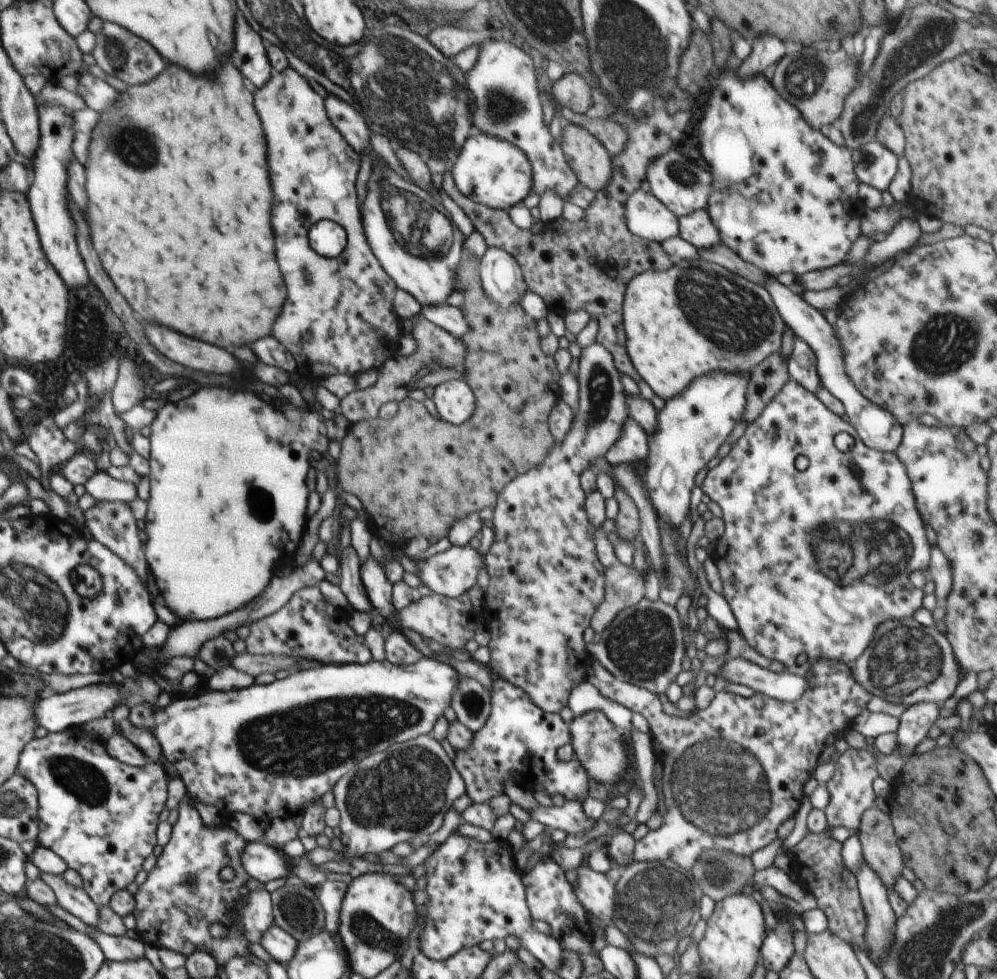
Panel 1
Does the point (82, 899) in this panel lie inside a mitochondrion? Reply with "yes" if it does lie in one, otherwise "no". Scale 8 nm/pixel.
no

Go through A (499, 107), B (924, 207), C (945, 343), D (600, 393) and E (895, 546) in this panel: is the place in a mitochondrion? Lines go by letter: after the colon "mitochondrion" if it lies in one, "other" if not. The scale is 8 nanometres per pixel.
A: mitochondrion
B: other
C: mitochondrion
D: mitochondrion
E: mitochondrion

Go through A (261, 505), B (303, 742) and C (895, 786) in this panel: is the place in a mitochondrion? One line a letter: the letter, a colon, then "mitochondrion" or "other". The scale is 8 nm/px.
A: mitochondrion
B: mitochondrion
C: other

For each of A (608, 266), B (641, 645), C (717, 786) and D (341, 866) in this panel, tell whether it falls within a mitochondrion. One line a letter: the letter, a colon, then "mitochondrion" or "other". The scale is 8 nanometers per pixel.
A: other
B: mitochondrion
C: mitochondrion
D: other

